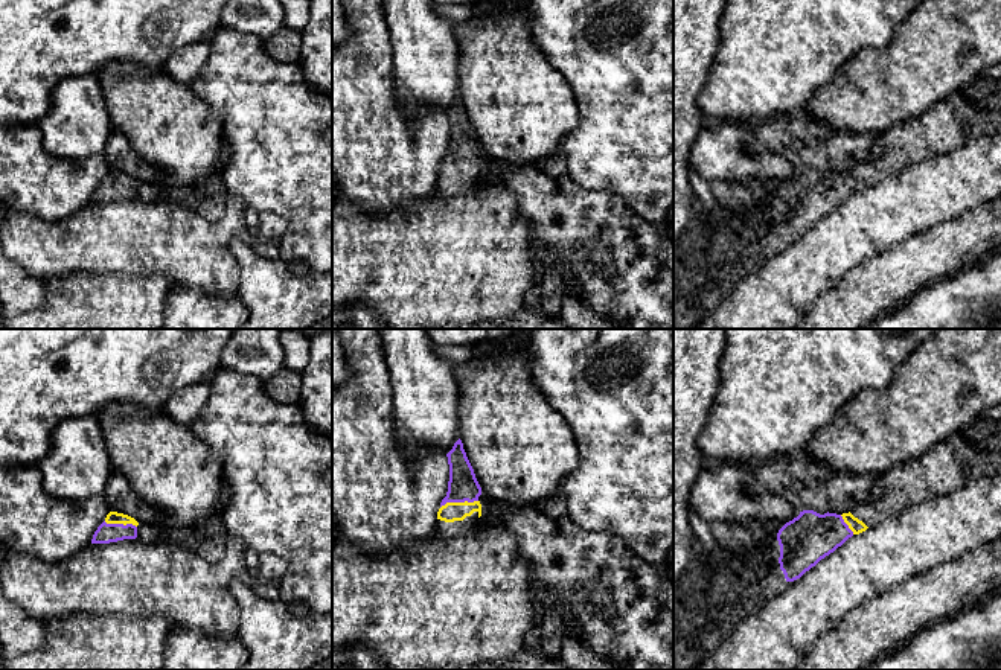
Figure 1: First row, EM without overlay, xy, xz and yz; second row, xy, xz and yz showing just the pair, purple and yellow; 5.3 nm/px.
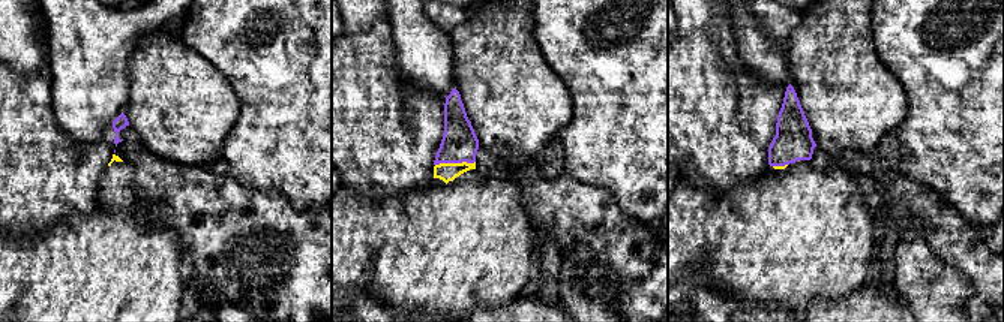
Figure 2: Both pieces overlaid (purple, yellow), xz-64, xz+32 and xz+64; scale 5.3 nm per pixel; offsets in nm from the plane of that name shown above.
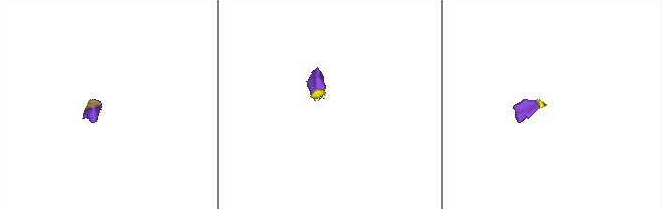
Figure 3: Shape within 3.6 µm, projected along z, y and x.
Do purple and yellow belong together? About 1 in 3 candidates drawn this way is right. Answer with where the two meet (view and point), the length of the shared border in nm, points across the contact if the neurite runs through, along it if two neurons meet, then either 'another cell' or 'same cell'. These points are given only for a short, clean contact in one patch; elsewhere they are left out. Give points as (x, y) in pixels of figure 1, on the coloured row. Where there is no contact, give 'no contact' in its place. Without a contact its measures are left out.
contact xz (459, 501); length 200 nm; way xz (462, 486), (459, 501), (450, 512); same cell

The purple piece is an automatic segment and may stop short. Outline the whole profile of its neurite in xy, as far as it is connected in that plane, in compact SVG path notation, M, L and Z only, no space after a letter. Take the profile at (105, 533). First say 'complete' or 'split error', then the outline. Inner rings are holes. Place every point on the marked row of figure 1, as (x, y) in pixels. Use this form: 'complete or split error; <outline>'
split error; M110 512L93 534L91 544L110 544L137 538L139 522L123 513Z

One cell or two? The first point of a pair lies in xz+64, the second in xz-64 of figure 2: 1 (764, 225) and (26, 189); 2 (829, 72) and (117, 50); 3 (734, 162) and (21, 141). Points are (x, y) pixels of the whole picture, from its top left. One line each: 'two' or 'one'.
1: two
2: two
3: one

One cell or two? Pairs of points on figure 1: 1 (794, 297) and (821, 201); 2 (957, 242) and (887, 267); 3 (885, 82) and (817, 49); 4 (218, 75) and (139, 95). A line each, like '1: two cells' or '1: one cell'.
1: two cells
2: one cell
3: two cells
4: two cells

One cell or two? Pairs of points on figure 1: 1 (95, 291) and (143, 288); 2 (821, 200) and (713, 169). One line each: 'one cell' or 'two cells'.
1: one cell
2: two cells

